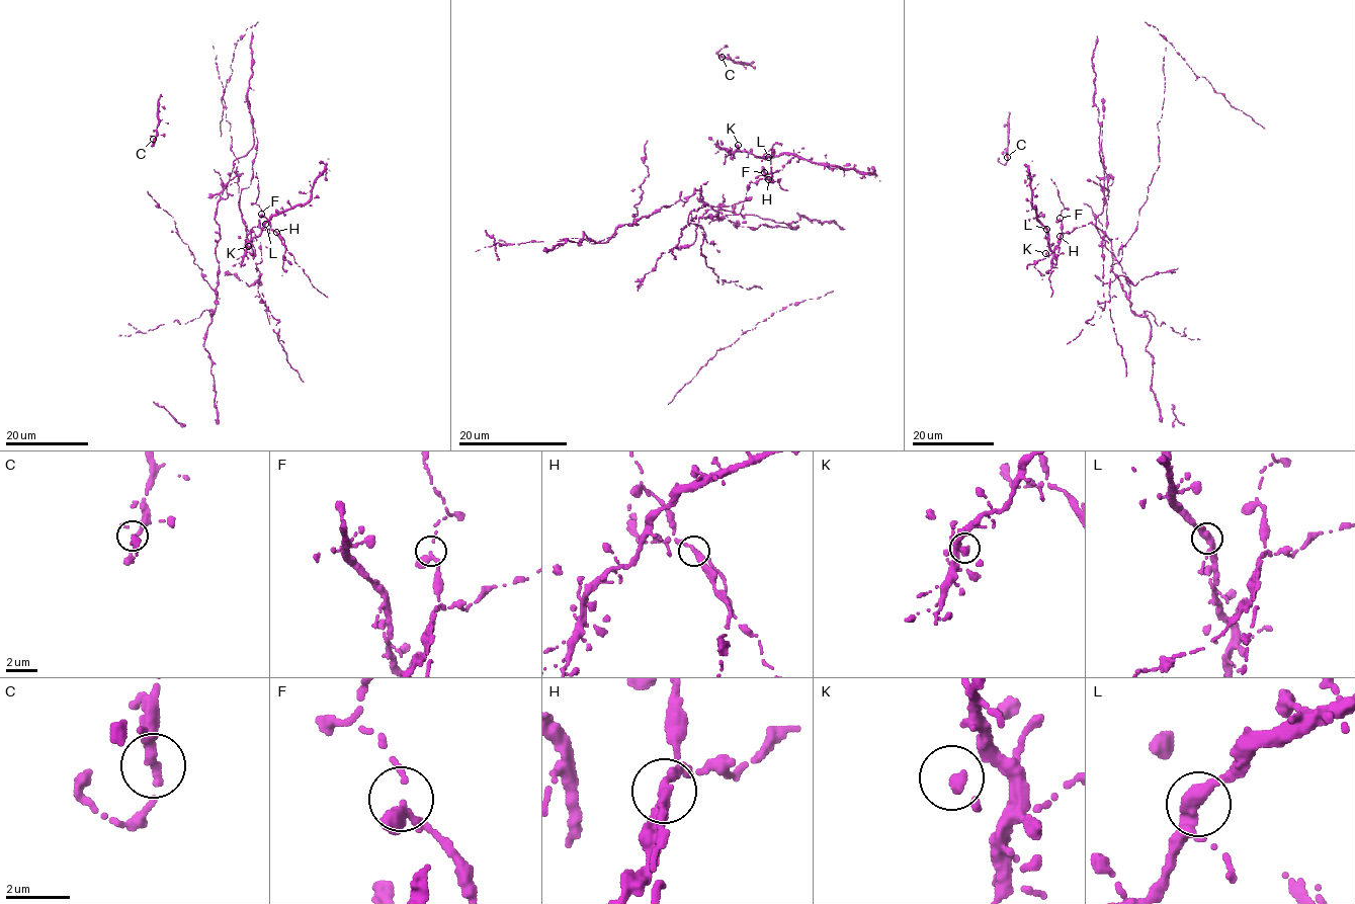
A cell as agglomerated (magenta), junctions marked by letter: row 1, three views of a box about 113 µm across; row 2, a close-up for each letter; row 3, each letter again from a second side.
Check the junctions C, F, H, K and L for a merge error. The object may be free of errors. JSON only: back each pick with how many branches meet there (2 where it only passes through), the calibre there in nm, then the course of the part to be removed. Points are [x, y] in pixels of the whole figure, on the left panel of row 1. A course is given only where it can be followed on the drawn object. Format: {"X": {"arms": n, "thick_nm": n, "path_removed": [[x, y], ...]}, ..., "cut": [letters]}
{"H": {"arms": 2, "thick_nm": 320}, "cut": ["H"]}

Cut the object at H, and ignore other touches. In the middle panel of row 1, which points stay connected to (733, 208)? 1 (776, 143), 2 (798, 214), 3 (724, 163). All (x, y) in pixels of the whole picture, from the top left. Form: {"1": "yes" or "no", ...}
{"1": "yes", "2": "yes", "3": "no"}

